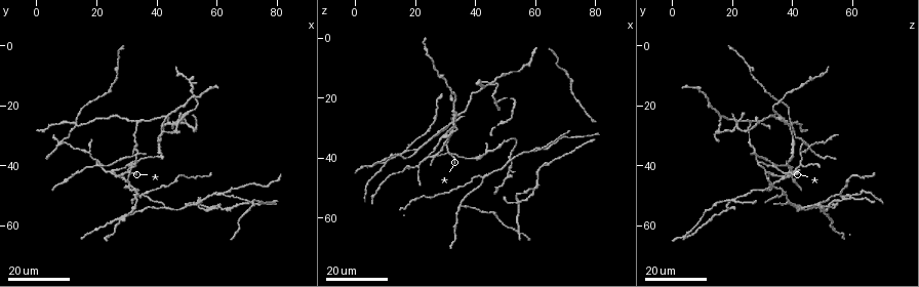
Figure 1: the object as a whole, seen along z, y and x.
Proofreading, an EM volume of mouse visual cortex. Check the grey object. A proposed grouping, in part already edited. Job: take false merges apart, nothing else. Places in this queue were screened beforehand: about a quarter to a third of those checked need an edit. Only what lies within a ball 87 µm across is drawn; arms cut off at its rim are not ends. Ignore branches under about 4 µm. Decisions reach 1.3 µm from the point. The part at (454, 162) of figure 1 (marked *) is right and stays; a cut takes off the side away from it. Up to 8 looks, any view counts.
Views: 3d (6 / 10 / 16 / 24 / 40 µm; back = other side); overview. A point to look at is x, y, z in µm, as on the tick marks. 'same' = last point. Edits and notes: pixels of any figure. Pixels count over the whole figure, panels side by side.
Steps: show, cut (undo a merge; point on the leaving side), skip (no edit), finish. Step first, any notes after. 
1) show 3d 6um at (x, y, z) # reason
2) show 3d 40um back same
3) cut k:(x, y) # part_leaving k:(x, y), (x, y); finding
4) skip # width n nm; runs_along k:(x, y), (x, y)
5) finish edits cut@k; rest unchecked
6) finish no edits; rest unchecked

show 3d 24um at (18, 36, 43)

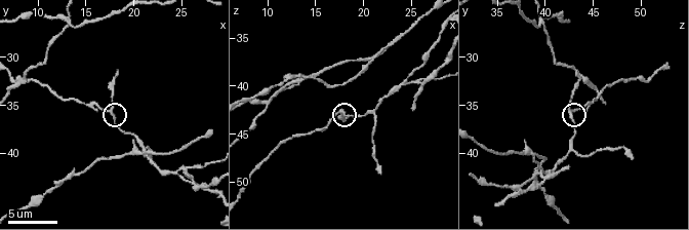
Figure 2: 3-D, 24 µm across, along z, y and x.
show 3d 6um at (17.4, 35.4, 42.6)

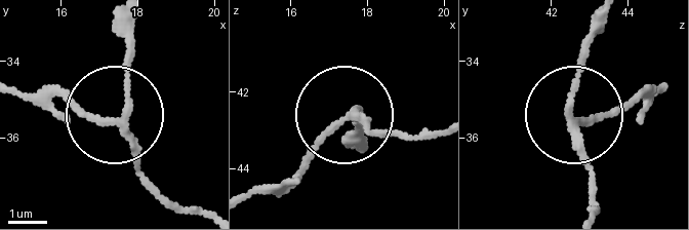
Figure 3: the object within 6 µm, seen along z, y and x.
cut 3:(78, 109) # part_leaving 3:(121, 117), (85, 117), (16, 93); a second neuron is stuck on

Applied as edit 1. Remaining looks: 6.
show overview

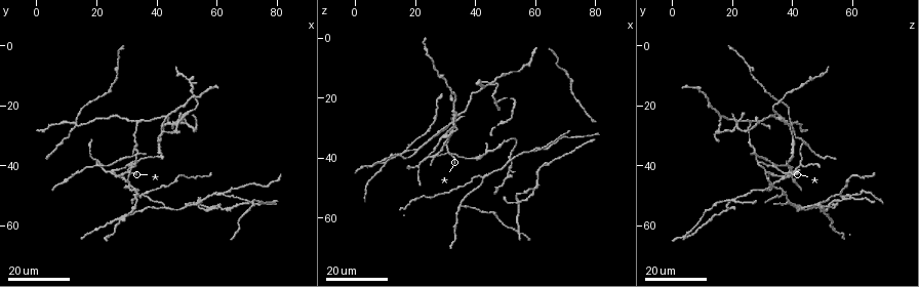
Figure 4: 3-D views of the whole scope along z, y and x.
show 3d 24um at (60, 54, 50)

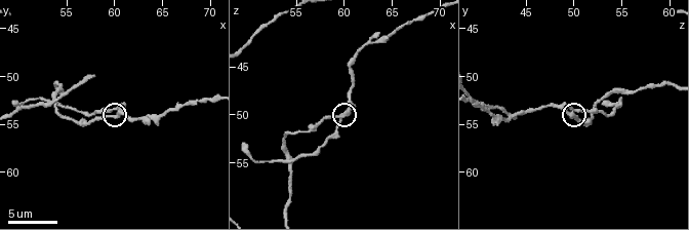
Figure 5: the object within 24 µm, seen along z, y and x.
show 3d 10um at (60.2, 53.8, 49.8)

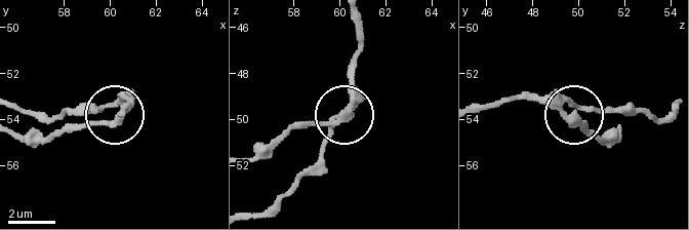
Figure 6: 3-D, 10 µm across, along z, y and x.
skip # arms 3; runs_along 6:(125, 105), (129, 99), (108, 120), (63, 126); one neuron here

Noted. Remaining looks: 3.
show 3d 24um at (43, 54, 47) # arms part here

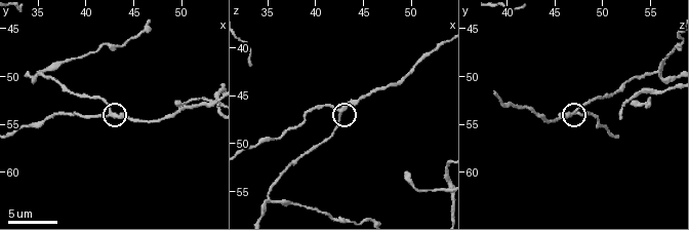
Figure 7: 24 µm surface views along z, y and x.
show 3d 6um at (42.6, 53.6, 46.8)

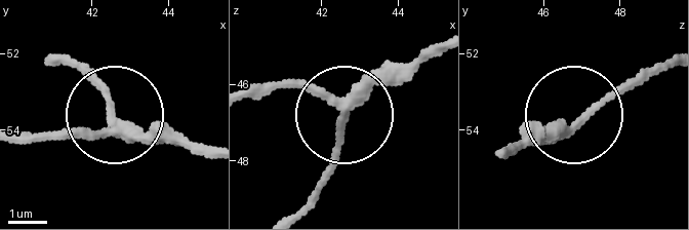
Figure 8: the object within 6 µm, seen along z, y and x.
skip # side_arm 46 um; arms 3; one neuron here

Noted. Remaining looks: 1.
show 3d 10um at (21.0, 39.4, 42.8) # a fork

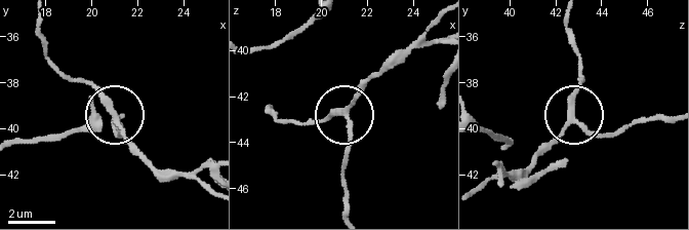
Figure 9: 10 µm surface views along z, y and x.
skip # side_arm 7 um; runs_along 9:(479, 189), (520, 171), (572, 116), (596, 131), (617, 136); continuous, no second neuron

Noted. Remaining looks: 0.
finish edits cut@3; rest unchecked

